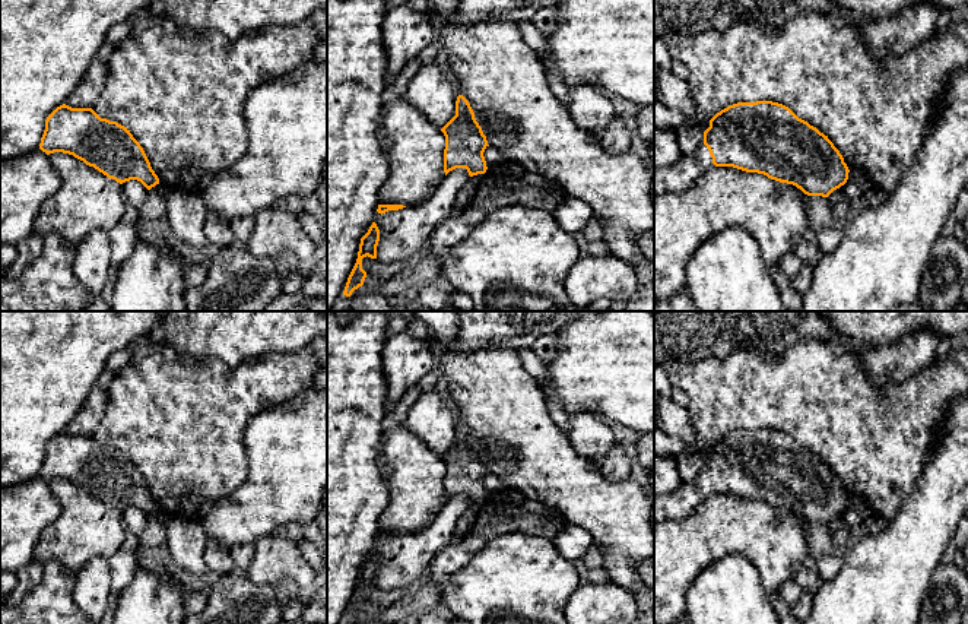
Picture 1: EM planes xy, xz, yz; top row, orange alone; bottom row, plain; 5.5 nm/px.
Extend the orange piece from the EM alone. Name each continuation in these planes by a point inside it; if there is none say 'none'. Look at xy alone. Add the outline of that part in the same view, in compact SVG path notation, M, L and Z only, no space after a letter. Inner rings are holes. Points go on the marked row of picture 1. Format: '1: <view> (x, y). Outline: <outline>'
none

